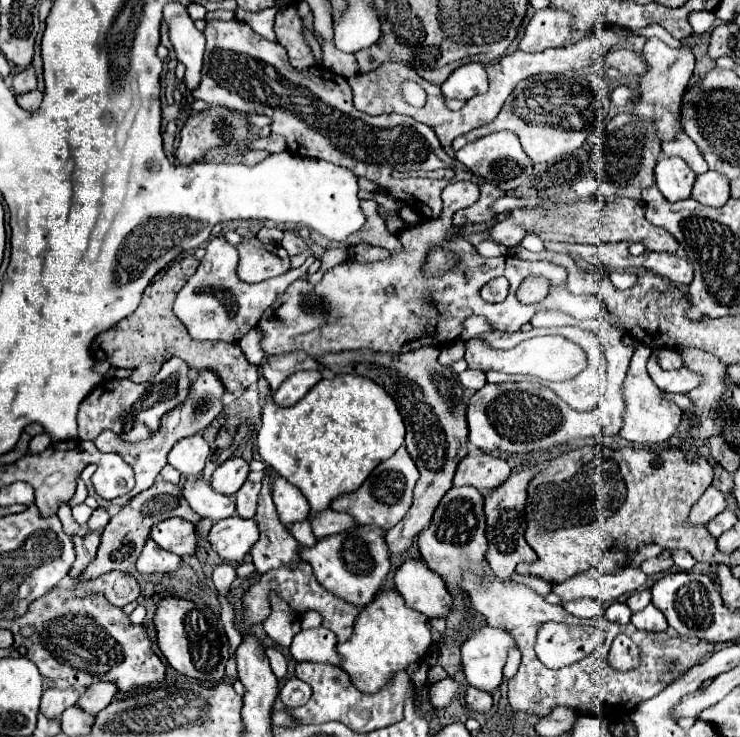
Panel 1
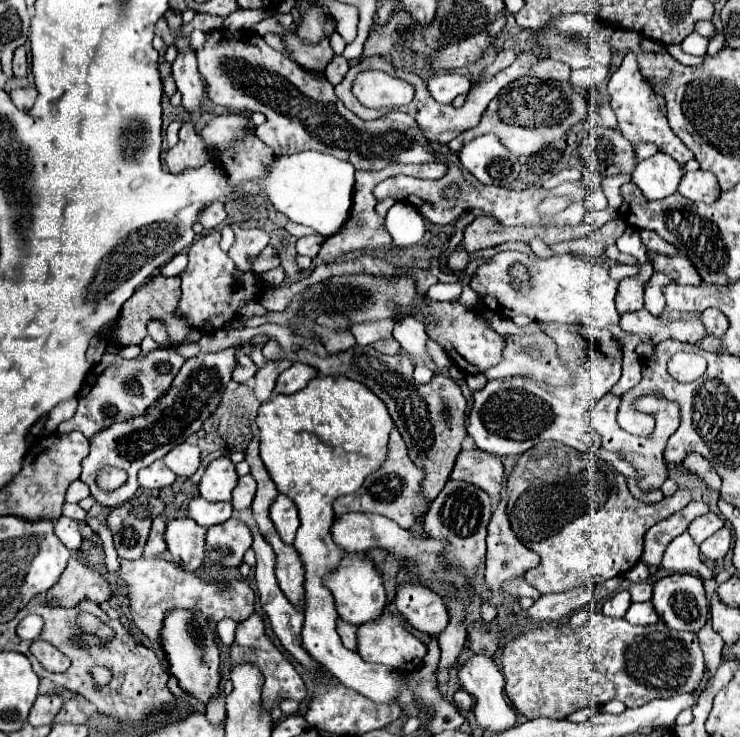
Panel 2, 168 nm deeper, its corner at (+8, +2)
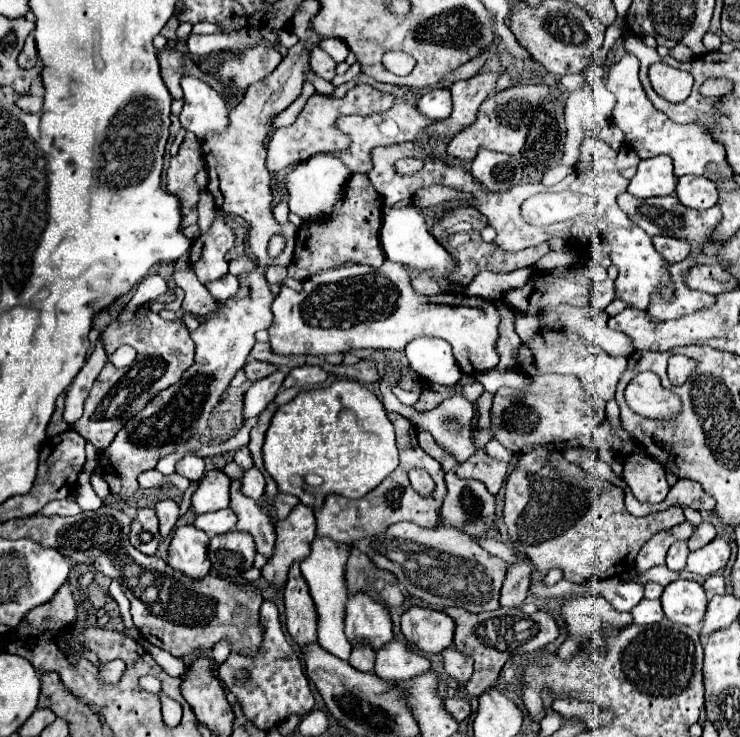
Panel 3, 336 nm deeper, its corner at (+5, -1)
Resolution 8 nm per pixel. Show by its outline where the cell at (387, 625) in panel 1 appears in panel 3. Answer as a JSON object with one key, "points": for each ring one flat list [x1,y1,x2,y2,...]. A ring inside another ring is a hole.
{"points":[[388,642,376,650,374,674,386,682,400,682,418,676,430,668,430,660,406,642]]}

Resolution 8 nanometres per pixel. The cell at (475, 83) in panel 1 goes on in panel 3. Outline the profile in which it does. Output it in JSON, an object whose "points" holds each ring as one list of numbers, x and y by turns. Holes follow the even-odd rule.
{"points":[[432,88,420,96,418,108,432,120,444,120,452,114,452,94,448,88]]}

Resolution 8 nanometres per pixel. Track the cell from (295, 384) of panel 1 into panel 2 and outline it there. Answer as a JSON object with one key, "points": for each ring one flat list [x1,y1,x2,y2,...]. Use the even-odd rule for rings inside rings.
{"points":[[293,363,289,369,285,369,279,377,277,377,277,385,275,391,283,393,283,395,291,395,299,389,303,389,311,379,315,379,319,373,303,363]]}

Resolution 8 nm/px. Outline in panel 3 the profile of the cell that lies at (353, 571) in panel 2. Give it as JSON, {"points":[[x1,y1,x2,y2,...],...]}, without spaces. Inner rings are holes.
{"points":[[364,592,348,596,346,636,352,644,364,642,376,650,384,646,388,640,392,640,392,618,388,608]]}

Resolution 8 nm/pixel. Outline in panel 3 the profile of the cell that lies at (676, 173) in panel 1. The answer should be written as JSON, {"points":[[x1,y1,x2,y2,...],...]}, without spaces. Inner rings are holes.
{"points":[[654,156,642,160,638,164,636,176,630,180,628,192,636,198,654,198,654,196,670,196,676,190,678,178,674,176,672,158]]}

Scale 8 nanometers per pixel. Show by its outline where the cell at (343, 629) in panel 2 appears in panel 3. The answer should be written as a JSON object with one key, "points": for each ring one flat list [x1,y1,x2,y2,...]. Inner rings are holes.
{"points":[[356,644,352,648,352,656,350,656,350,664,360,670,360,672,372,672,374,668,374,648,368,644]]}

